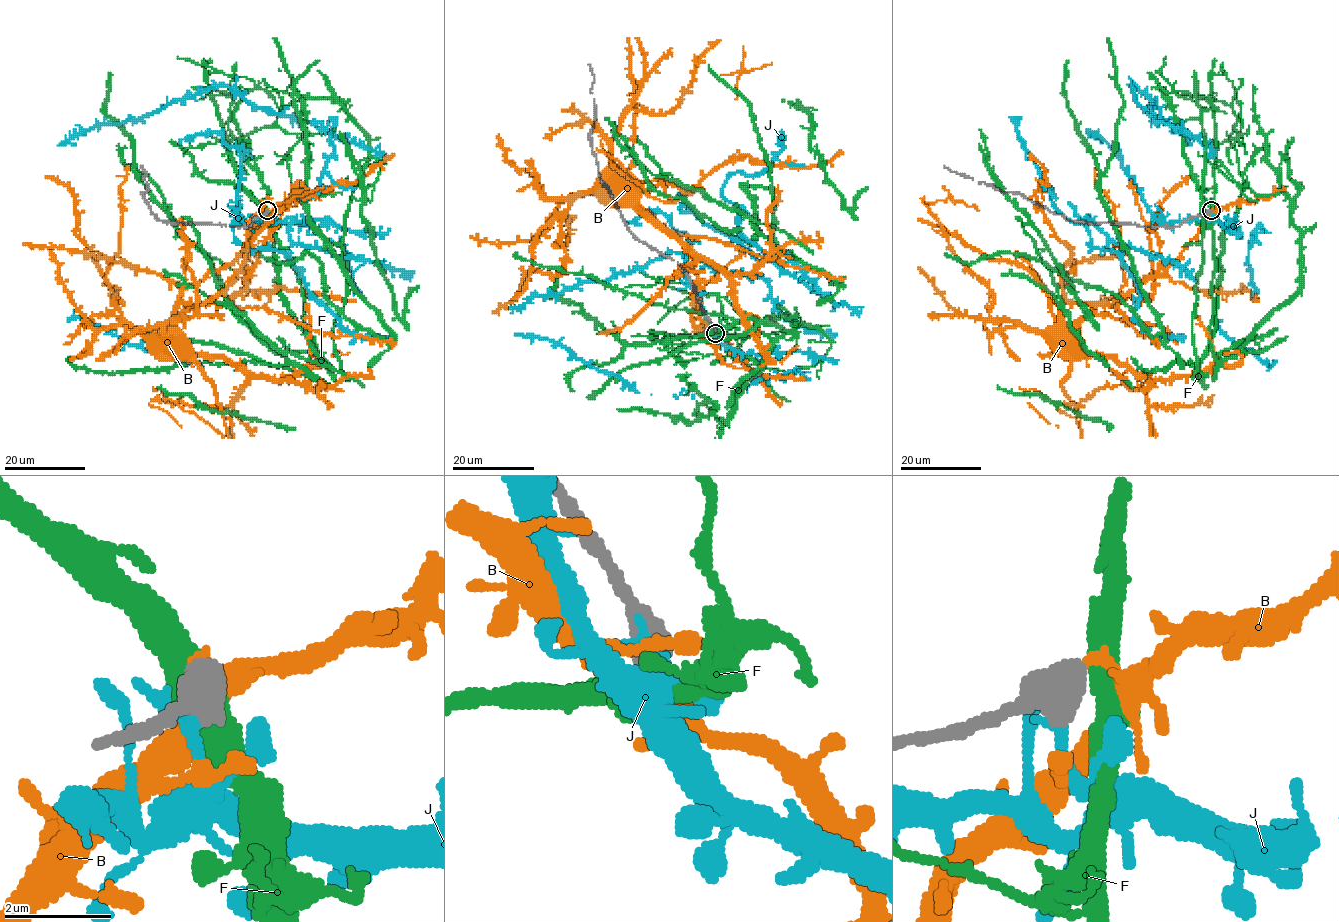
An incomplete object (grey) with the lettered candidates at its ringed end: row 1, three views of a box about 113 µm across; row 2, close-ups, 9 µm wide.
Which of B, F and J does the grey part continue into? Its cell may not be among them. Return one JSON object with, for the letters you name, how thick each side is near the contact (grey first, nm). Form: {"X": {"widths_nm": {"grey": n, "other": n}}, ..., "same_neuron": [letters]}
{"same_neuron": []}

